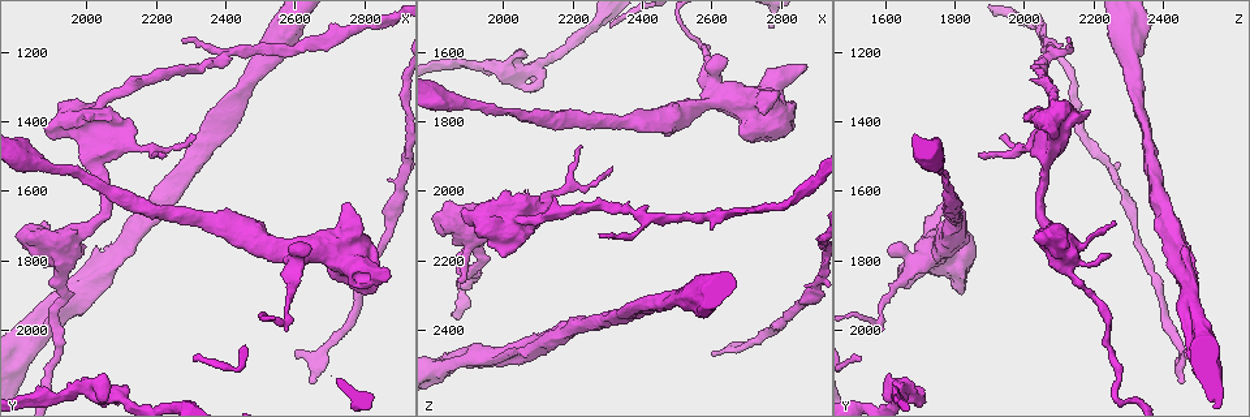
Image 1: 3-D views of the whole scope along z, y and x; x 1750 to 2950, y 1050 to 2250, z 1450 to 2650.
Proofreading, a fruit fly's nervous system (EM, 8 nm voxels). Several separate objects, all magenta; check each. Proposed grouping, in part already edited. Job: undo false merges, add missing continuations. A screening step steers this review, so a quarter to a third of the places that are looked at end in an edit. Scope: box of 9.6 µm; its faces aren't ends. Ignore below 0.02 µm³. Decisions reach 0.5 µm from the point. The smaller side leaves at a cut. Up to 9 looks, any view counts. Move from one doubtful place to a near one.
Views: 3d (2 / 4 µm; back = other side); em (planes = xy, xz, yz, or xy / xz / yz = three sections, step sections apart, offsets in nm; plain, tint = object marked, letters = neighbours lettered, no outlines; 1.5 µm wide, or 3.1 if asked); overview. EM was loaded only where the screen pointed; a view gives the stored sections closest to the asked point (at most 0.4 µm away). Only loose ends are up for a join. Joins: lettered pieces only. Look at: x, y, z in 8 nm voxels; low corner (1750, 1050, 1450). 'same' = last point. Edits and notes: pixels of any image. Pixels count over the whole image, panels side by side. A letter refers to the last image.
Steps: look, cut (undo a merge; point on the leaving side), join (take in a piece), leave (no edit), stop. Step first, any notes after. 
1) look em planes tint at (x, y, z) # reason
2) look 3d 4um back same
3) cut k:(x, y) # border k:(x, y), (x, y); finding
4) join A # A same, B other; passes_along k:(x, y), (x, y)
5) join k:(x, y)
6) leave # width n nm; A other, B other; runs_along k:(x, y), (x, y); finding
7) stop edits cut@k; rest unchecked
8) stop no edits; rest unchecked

look em xz step 8 tint at (1930, 1870, 2170) # sudden change in width

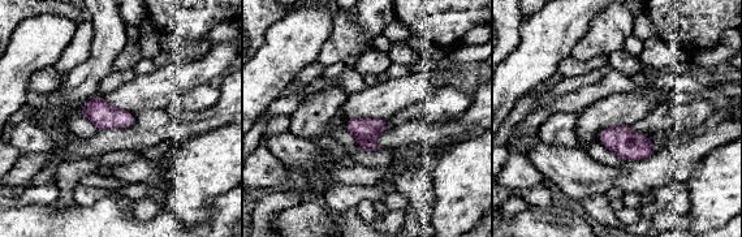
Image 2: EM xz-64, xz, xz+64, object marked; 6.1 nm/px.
look em planes letters same # cut it another way

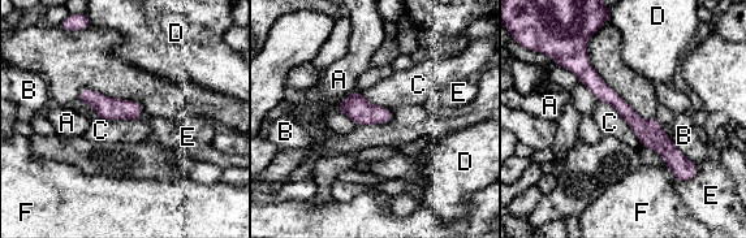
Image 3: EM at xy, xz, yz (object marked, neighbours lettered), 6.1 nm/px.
leave # width 110 nm; A other, B other, C other, D other, E other, F other; runs_along 3:(585, 35), (586, 74), (675, 161); one cell here

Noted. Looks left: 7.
look em planes tint at (2570, 1980, 1570) # sharp bend

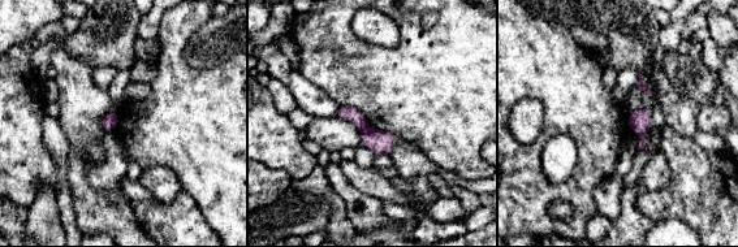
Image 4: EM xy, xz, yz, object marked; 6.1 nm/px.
look em planes letters same

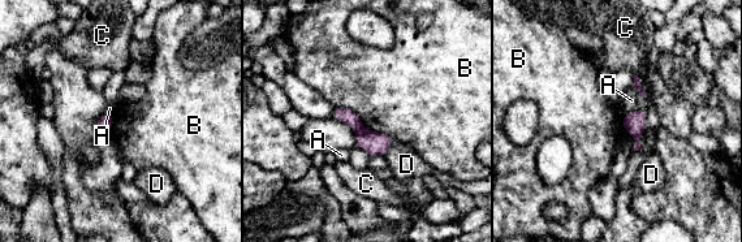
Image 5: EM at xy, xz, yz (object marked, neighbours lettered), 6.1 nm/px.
cut 5:(346, 116) # longest_contact B 440 nm; A other, B other, C other, D other; border 5:(363, 129), (357, 132); two cells meet here

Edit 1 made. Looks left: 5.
look overview # redraw

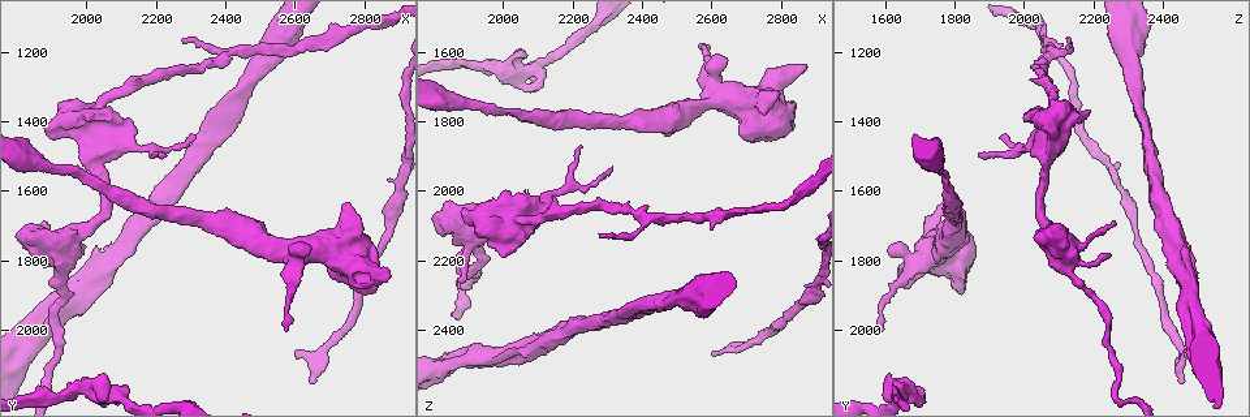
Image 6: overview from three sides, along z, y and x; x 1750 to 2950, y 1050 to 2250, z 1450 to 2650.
look em yz step 8 letters at (2050, 2130, 1610) # an open end

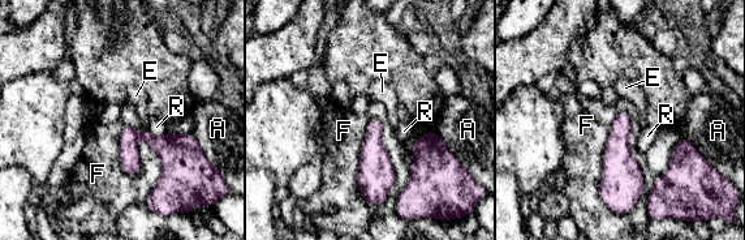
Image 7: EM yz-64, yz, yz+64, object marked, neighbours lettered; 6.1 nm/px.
leave # longest_contact F 460 nm; A other, E other, F other, R other; no lettered piece goes on from it

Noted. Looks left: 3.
look em xy step 8 letters at (2010, 1400, 2000) # free end

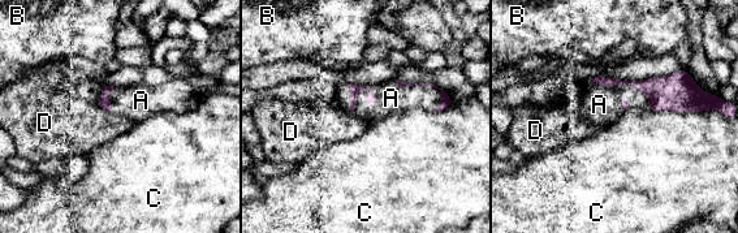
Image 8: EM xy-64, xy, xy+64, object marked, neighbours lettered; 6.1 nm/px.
look em planes letters same # another direction

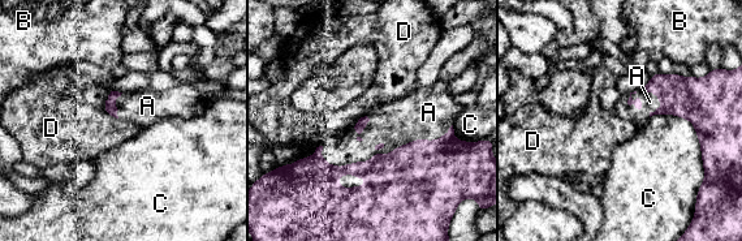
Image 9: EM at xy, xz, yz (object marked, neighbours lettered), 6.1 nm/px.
join A # A same, B other, C other, D other; passes_along 9:(410, 188), (384, 156), (393, 124); the cell continues

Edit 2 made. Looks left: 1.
stop edits cut@5, join@9; rest unchecked

